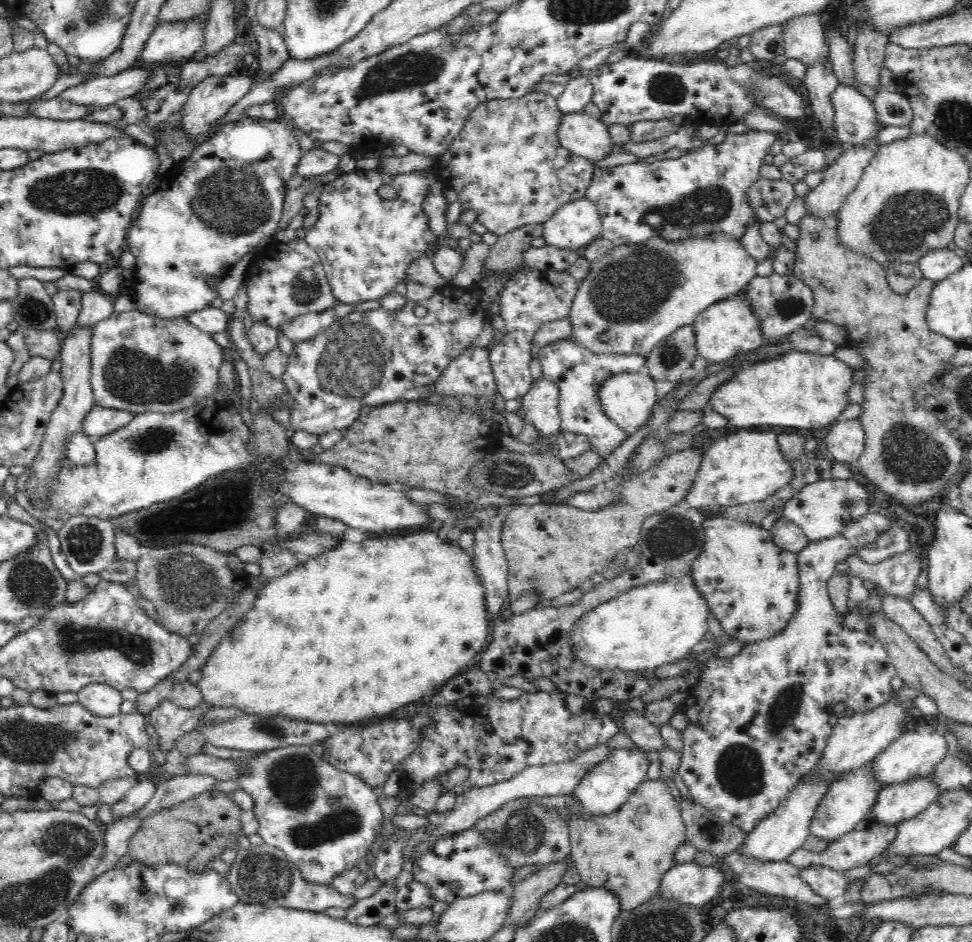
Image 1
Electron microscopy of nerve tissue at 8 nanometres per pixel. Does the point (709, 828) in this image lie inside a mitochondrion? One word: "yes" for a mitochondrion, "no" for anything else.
no

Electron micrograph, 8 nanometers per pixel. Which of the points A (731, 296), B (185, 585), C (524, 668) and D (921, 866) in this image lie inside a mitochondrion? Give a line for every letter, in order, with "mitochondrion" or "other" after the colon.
A: other
B: mitochondrion
C: other
D: mitochondrion

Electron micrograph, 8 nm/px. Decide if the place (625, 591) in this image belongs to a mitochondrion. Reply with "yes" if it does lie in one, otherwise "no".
no

